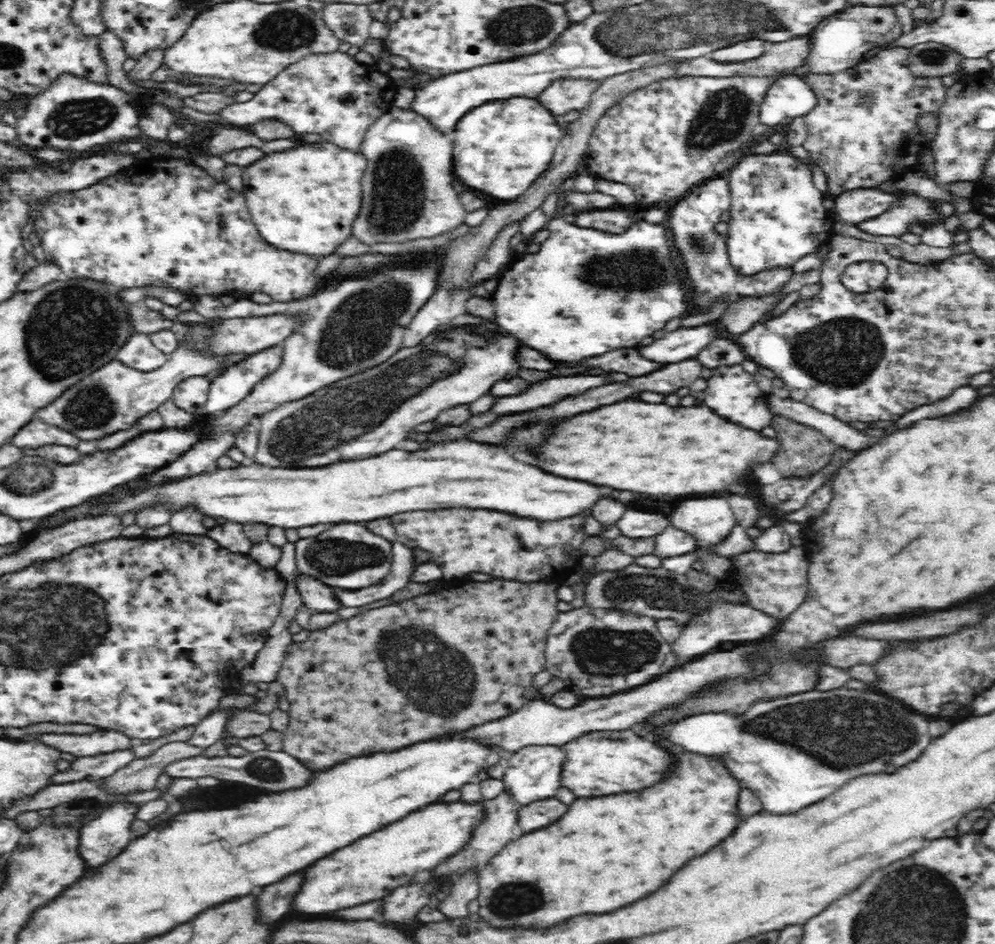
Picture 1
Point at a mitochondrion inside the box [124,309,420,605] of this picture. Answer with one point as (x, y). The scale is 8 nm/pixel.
(326, 557)

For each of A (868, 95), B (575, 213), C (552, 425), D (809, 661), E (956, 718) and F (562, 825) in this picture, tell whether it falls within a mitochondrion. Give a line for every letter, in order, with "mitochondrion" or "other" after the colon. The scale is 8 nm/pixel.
A: mitochondrion
B: other
C: other
D: other
E: other
F: other

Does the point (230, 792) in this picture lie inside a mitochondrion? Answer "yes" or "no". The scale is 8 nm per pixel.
yes

